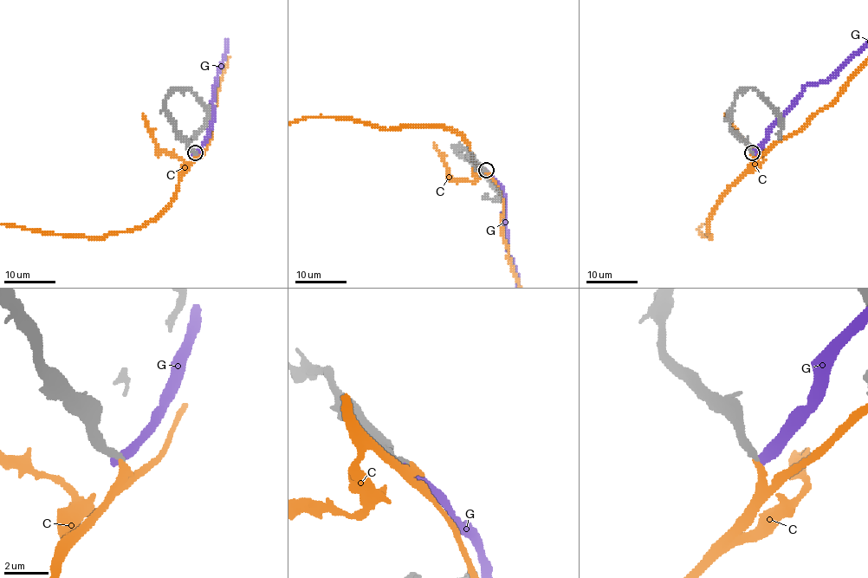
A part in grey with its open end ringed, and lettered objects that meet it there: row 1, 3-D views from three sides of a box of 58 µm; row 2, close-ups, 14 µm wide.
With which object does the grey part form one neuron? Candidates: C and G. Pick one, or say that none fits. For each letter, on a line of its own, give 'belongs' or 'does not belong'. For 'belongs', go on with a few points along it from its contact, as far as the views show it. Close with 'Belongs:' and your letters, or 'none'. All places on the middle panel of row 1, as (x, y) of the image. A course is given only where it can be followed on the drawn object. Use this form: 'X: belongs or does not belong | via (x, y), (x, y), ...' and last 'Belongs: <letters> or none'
C: belongs
G: does not belong
Belongs: C

